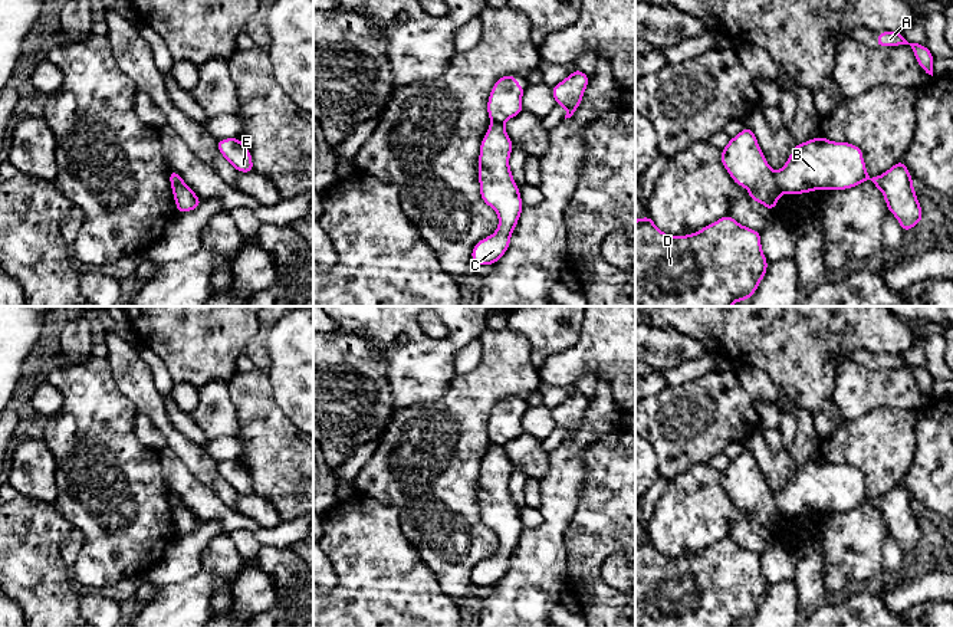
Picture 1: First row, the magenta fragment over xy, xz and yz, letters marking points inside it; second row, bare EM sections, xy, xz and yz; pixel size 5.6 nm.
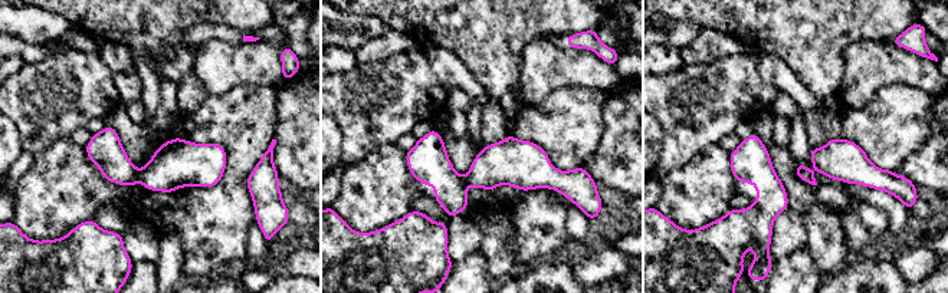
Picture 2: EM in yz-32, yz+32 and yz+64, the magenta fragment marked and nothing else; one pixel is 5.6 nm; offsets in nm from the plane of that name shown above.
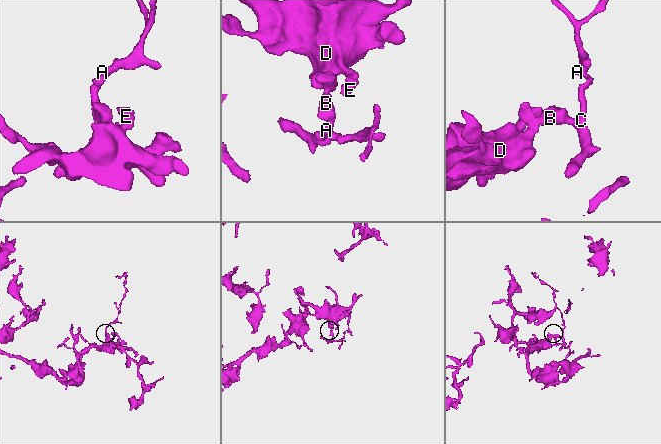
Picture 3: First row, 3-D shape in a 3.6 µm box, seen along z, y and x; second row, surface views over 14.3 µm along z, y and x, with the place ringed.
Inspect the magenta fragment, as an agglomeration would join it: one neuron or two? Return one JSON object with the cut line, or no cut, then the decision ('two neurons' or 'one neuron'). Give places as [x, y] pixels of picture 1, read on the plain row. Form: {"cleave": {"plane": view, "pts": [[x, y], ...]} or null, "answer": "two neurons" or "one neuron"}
{"cleave": {"plane": "yz", "pts": [[774, 495], [774, 501], [782, 514]]}, "answer": "two neurons"}

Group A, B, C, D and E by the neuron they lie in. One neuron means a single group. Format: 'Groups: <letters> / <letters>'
Groups: A B C / D E

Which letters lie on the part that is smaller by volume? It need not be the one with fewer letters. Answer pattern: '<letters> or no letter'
A, B, C

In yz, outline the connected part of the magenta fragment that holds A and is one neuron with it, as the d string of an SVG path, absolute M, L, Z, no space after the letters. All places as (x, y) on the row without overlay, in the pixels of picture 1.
M880 354L875 365L877 370L910 367L921 391L933 398L934 378L924 367L908 365L900 354Z

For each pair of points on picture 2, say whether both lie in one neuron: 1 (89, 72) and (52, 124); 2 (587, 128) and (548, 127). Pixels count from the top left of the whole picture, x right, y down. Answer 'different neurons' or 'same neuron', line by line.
1: same neuron
2: same neuron

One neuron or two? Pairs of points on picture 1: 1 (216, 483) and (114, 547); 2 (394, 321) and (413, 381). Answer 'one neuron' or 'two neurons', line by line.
1: two neurons
2: one neuron

